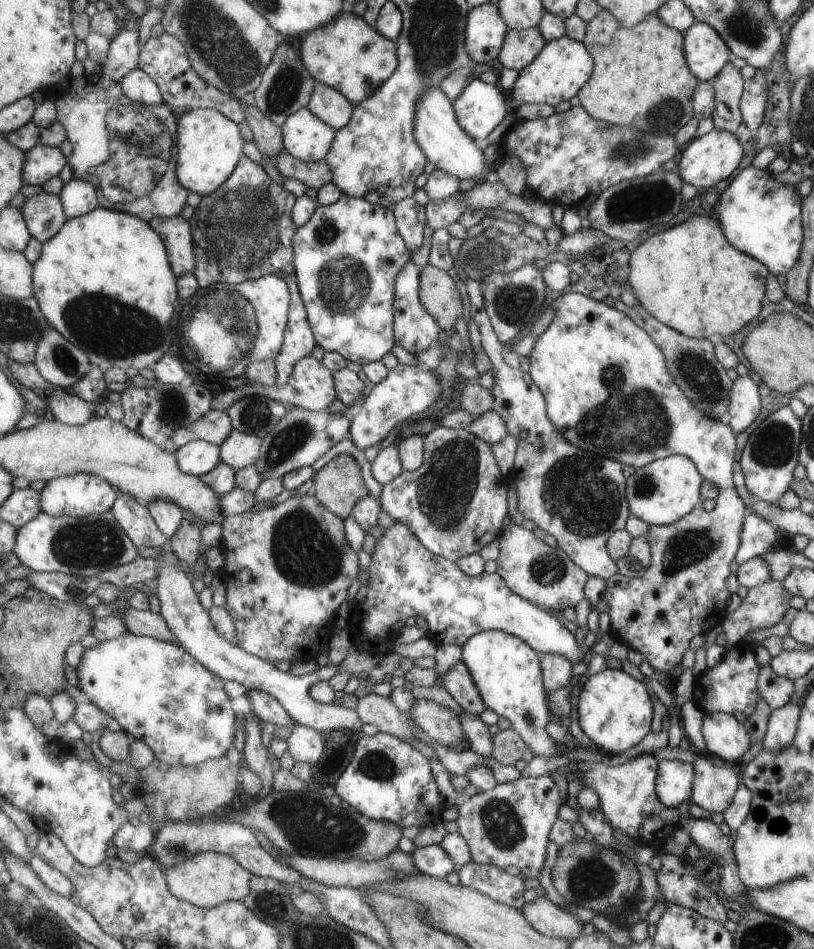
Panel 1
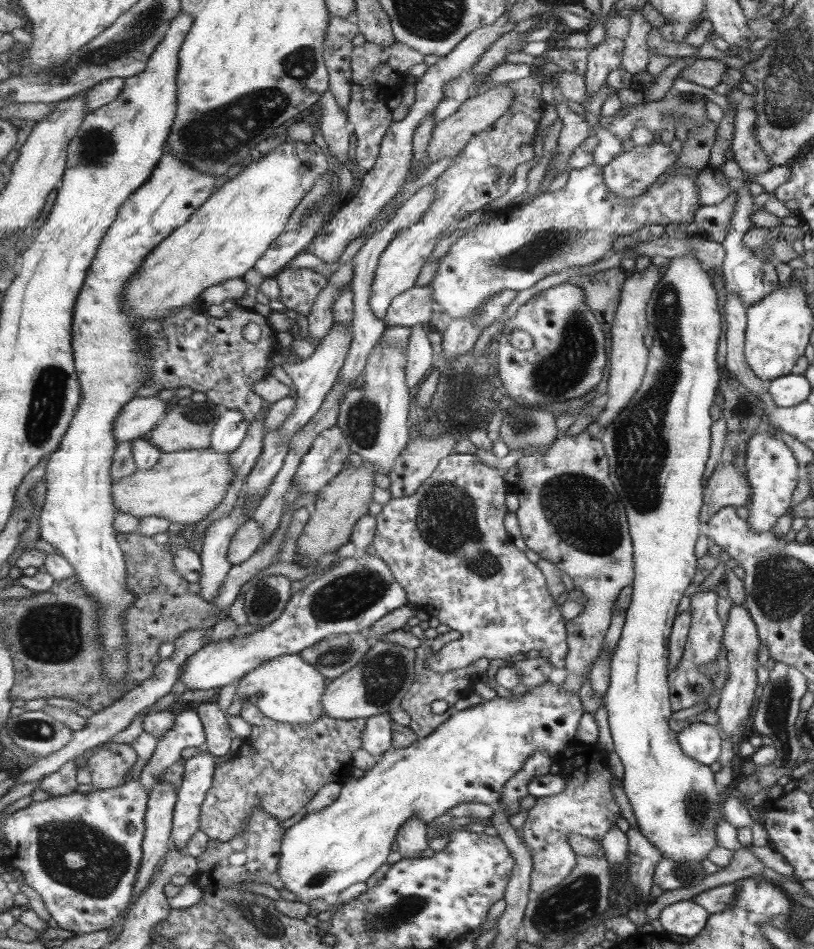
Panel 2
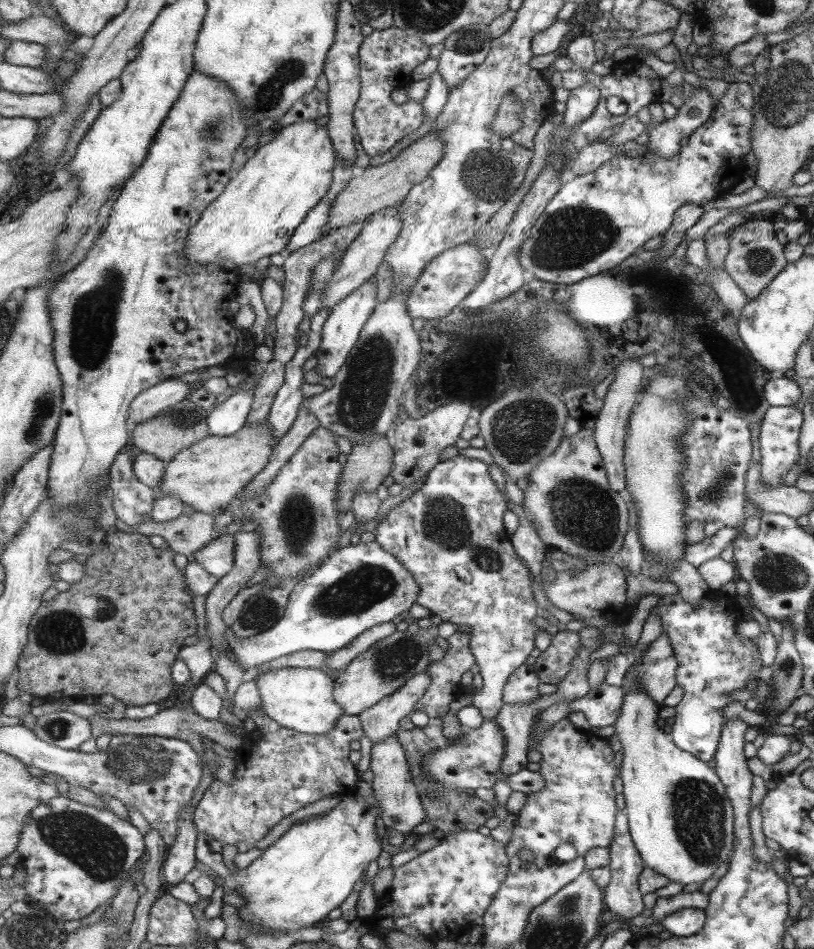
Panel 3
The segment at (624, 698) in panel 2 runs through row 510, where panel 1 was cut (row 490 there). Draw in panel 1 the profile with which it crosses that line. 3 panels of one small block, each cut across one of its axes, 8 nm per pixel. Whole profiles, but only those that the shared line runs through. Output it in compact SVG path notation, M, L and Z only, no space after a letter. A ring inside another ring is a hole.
M676 453L635 469L626 481L630 514L649 525L669 525L697 509L701 504L704 478L696 467L689 456Z

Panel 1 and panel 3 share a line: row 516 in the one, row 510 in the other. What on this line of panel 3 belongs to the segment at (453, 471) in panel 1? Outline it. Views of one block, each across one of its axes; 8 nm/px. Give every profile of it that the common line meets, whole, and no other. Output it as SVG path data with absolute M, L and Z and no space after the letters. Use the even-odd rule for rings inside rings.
M461 454L456 455L452 459L456 460L458 464L450 466L450 462L438 462L433 466L433 469L427 474L425 483L422 488L413 493L410 498L403 501L386 515L386 518L376 528L375 539L378 544L382 545L387 551L391 551L394 556L401 560L405 567L411 572L411 575L415 578L415 581L421 588L421 594L417 599L417 605L428 609L430 615L437 620L437 622L452 622L452 624L466 624L472 628L472 637L470 641L470 648L473 655L476 658L476 663L480 667L480 675L484 680L484 687L479 693L476 693L476 698L473 698L472 705L484 716L486 721L496 720L498 714L500 714L502 706L504 704L504 691L506 684L510 680L510 676L517 670L518 667L522 667L526 663L526 658L530 656L530 652L534 650L534 637L540 627L534 626L532 618L536 618L538 614L538 604L534 602L532 598L532 590L530 590L530 576L528 576L528 570L518 562L518 556L512 548L512 544L504 544L504 542L510 542L510 536L506 534L506 529L503 525L503 514L506 512L506 500L504 500L504 494L500 494L498 486L492 482L490 474L488 474L488 466L484 462L480 462L479 459L470 459L468 457L462 458Z

